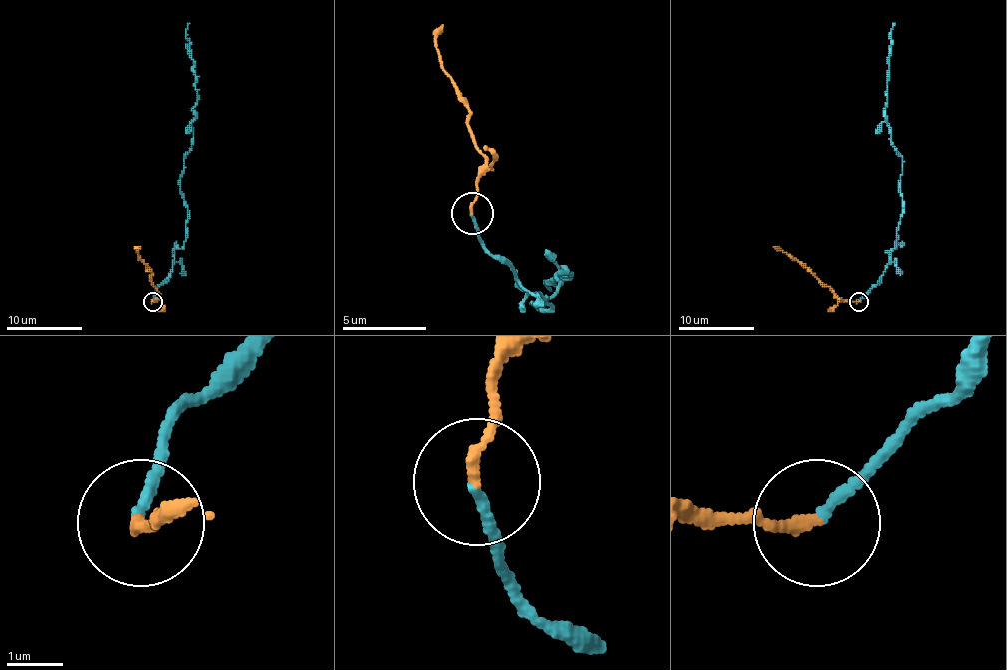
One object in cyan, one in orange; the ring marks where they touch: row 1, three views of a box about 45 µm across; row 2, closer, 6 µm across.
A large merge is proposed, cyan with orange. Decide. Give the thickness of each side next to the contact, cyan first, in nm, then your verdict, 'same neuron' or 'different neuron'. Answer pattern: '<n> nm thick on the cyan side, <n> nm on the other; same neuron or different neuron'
180 nm thick on the cyan side, 190 nm on the other; different neuron

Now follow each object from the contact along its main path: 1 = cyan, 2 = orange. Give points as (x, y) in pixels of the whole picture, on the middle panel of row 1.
1: (473, 212), (477, 237), (549, 308), (532, 304), (540, 308), (566, 271), (545, 283), (553, 292)
2: (473, 212), (477, 174), (486, 165), (469, 128), (469, 107), (435, 48), (444, 22)

